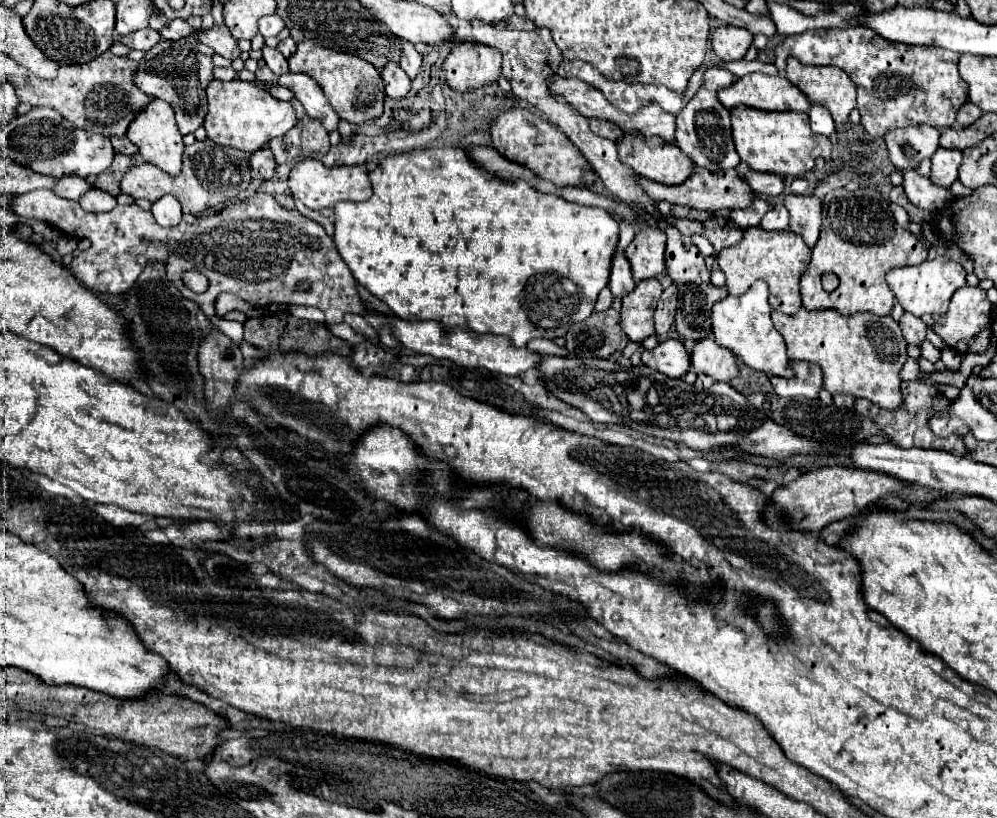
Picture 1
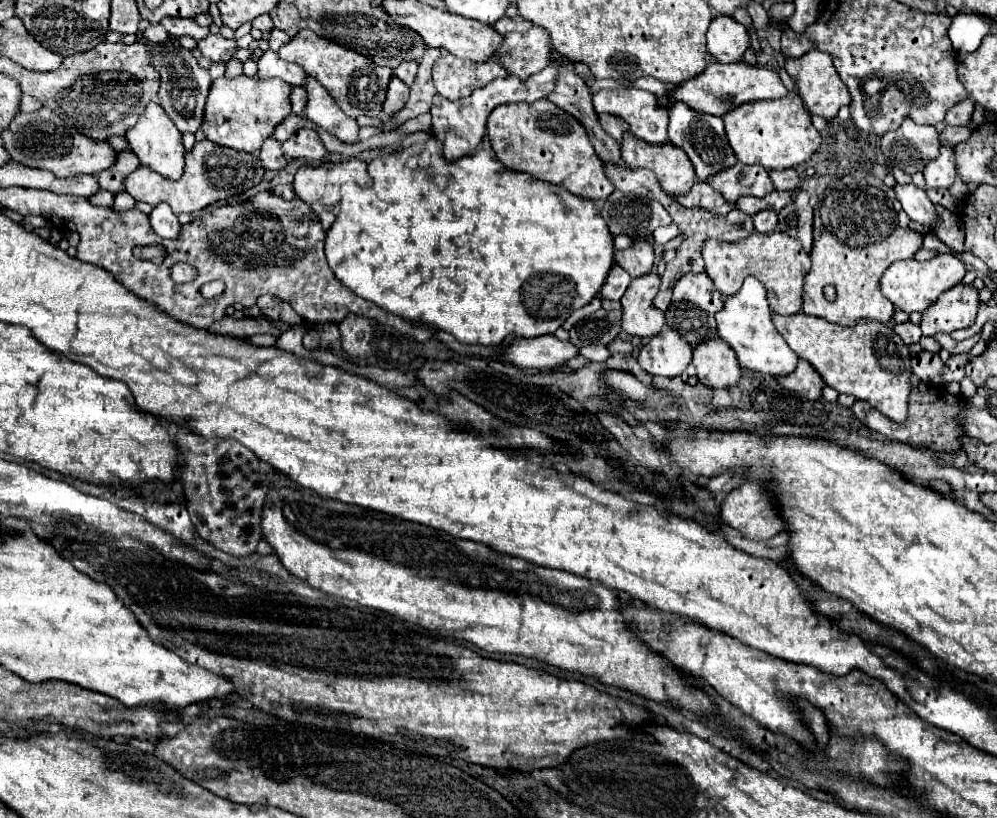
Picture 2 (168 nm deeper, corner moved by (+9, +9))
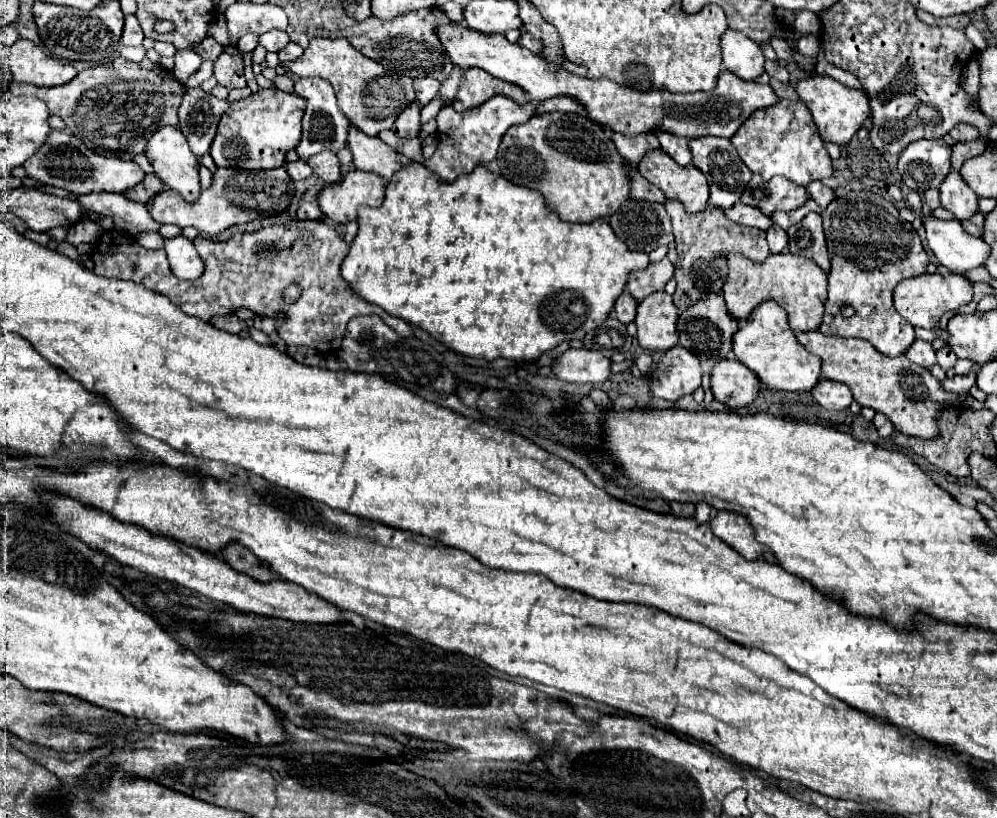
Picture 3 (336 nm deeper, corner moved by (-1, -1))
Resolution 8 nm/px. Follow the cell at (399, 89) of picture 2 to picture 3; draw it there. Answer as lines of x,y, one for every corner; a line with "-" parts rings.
411,103
401,115
399,119
395,121
393,125
393,133
401,139
413,139
413,137
419,137
419,131
421,131
421,119
419,119
419,103

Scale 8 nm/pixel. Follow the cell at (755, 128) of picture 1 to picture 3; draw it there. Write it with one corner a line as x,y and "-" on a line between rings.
781,99
771,107
763,107
755,111
731,137
731,143
739,151
743,163
753,173
761,175
765,181
769,181
775,175
783,175
795,181
797,185
805,187
811,181
827,179
833,175
831,157
803,101

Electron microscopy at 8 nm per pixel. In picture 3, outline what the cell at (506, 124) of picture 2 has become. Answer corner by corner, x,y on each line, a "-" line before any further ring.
545,113
545,115
531,117
523,125
511,127
499,145
497,163
499,163
501,175
507,181
541,191
547,199
547,205
563,221
589,223
589,221
595,221
601,217
609,217
629,199
631,181
627,175
627,161
615,149
611,133
585,115

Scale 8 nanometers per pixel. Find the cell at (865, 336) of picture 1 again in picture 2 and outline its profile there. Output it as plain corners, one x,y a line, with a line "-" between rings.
771,315
773,325
785,337
787,345
803,359
807,359
829,387
839,393
853,395
867,401
873,409
881,411
895,423
903,423
907,417
909,397
909,349
901,343
901,337
891,325
877,321
857,321
853,327
841,327
837,323
825,323
815,315

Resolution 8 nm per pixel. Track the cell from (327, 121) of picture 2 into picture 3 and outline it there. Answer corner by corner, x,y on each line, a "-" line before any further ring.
355,127
349,129
347,149
351,149
353,163
357,169
377,173
387,181
393,177
395,171
413,163
405,155
401,155
401,153
393,151
389,145
385,145
379,137
369,137

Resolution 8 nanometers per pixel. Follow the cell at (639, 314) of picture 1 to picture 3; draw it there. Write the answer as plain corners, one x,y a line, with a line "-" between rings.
665,291
651,293
637,307
637,339
643,349
667,351
677,345
679,309

